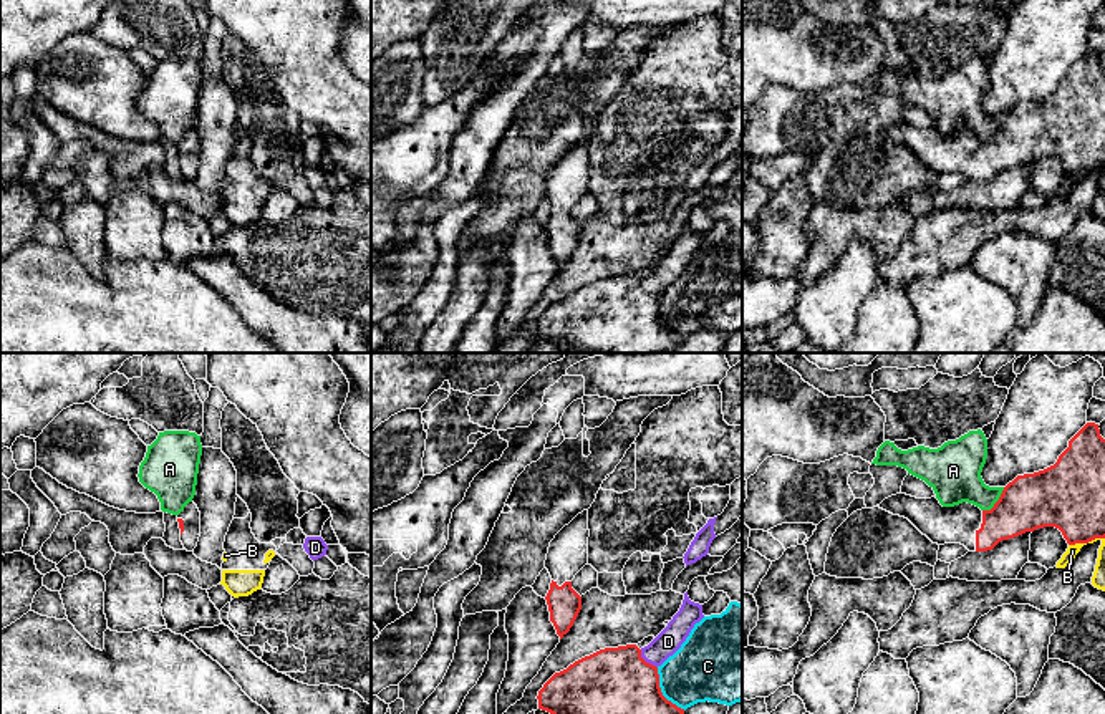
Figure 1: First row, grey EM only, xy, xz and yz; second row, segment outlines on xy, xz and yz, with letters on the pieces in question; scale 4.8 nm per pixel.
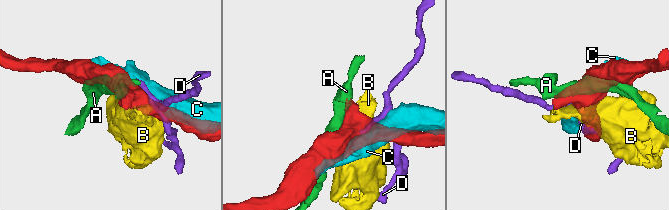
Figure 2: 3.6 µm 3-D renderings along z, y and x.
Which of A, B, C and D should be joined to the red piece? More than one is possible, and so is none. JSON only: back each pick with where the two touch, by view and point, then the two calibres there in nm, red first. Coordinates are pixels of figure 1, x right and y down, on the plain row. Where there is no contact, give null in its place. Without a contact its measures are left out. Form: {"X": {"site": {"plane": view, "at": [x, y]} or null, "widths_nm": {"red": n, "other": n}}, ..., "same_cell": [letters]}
{"same_cell": []}

